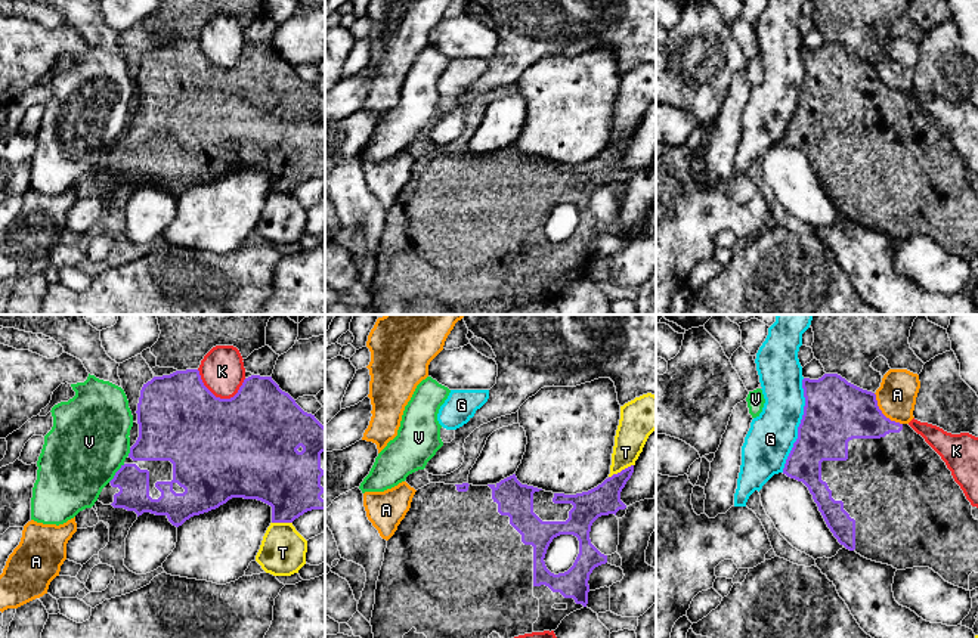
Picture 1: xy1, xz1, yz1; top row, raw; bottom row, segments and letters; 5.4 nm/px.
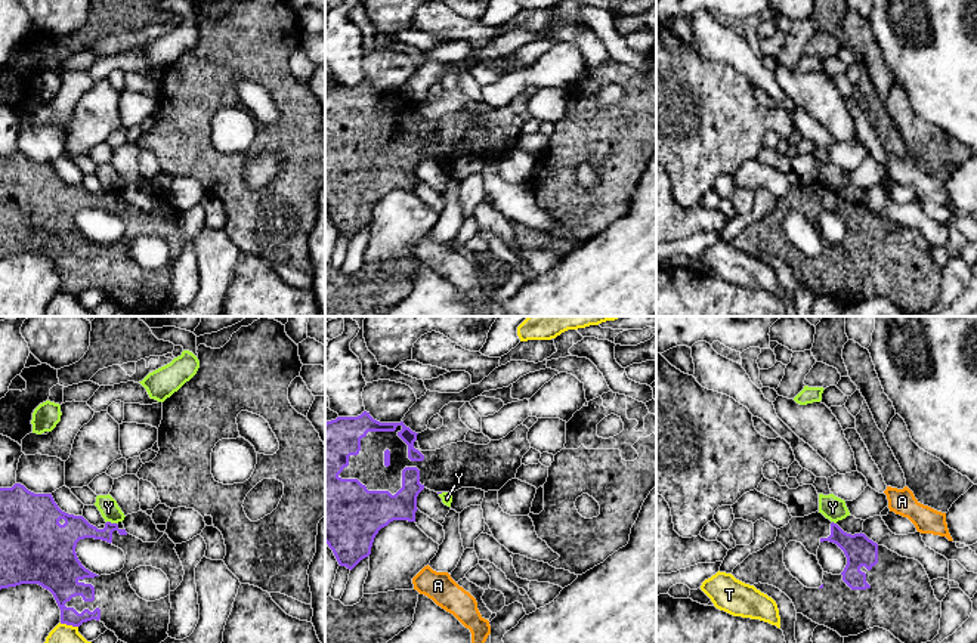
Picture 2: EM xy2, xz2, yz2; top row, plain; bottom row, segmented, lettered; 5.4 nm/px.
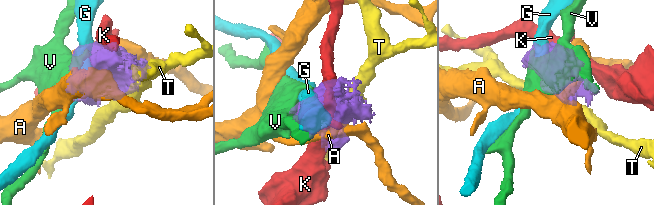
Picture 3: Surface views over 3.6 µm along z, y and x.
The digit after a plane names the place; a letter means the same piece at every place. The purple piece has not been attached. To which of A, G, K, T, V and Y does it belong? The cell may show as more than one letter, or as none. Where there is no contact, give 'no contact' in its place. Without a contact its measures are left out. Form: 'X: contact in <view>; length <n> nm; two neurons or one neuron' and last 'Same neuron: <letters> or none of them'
A: contact in yz1; length 240 nm; two neurons
G: contact in yz1; length 550 nm; two neurons
K: contact in xy1; length 280 nm; two neurons
T: contact in xz1; length 150 nm; two neurons
V: contact in xy1; length 140 nm; two neurons
Y: contact in xy2; length 60 nm; two neurons
Same neuron: none of them

